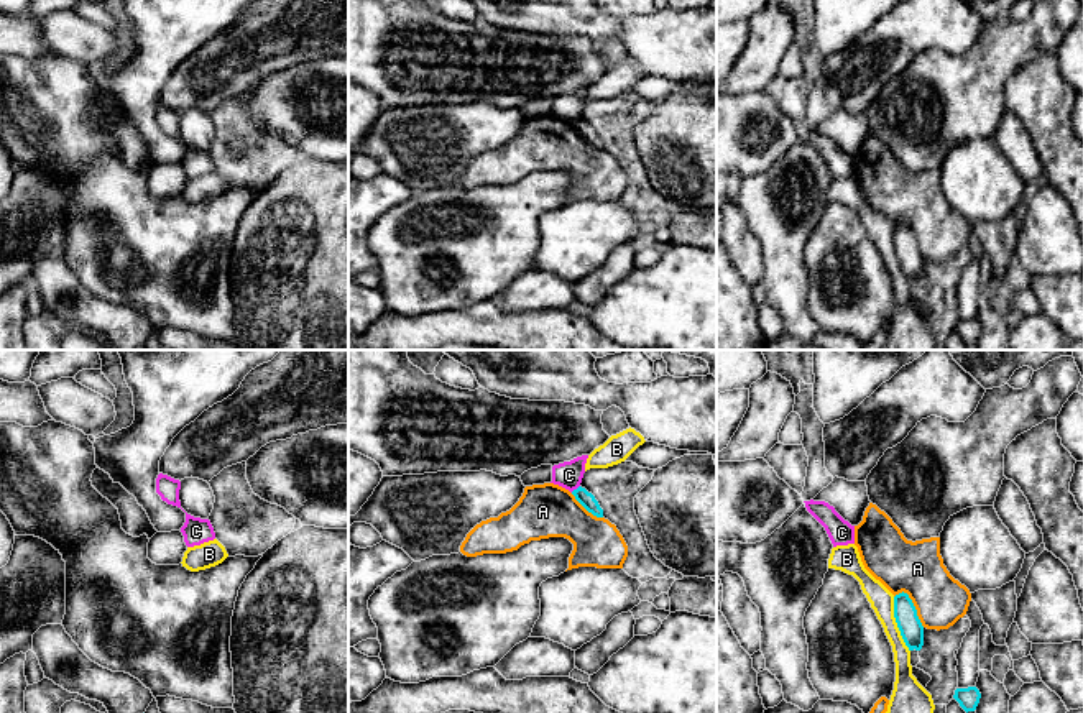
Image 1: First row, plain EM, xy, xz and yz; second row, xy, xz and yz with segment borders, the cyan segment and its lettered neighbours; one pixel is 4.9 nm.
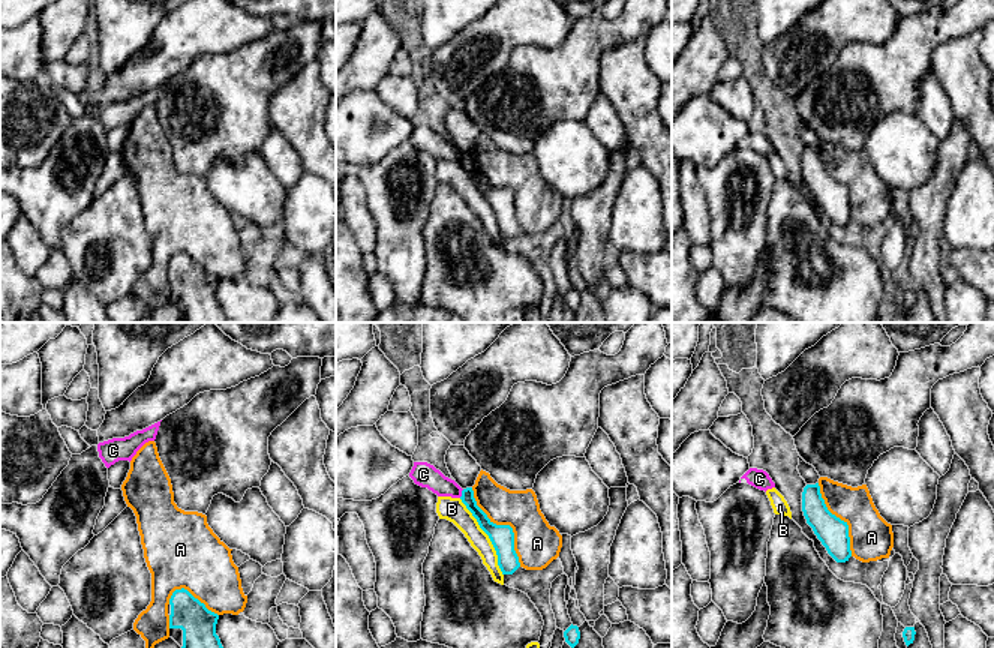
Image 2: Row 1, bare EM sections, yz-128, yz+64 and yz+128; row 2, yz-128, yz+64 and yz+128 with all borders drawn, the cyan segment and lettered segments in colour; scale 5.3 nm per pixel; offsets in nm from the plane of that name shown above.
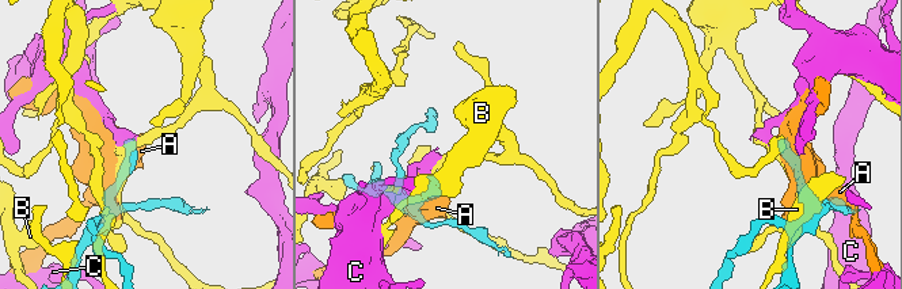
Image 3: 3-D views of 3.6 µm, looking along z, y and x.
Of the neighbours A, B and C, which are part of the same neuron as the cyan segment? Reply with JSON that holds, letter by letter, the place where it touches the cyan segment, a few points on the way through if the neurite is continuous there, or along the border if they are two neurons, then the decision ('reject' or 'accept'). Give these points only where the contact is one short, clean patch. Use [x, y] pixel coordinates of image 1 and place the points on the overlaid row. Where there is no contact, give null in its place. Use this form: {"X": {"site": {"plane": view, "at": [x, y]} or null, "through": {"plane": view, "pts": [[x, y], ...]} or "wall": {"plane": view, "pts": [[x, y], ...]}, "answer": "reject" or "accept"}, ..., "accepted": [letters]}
{"A": {"site": {"plane": "yz", "at": [912, 605]}, "answer": "reject"}, "B": {"site": {"plane": "yz", "at": [898, 625]}, "answer": "reject"}, "C": {"site": {"plane": "xz", "at": [574, 490]}, "wall": {"plane": "xz", "pts": [[579, 485], [571, 492]]}, "answer": "reject"}, "accepted": []}

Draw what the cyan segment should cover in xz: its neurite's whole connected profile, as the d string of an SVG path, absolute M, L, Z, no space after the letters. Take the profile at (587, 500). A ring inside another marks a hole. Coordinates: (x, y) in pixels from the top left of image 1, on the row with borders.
M578 486L572 491L572 494L588 513L592 513L597 518L603 518L603 509L600 508L598 501L585 488Z

